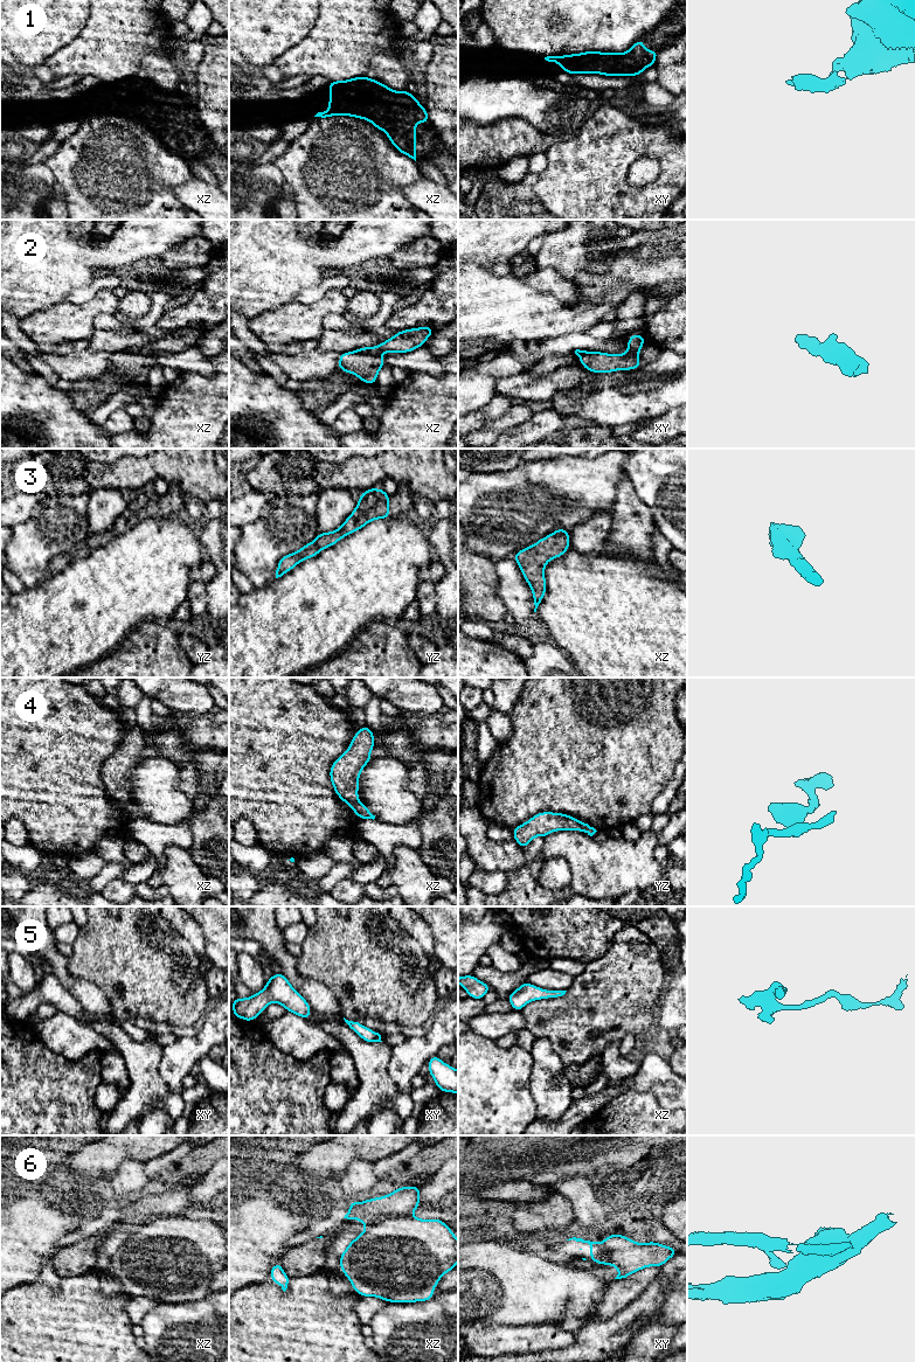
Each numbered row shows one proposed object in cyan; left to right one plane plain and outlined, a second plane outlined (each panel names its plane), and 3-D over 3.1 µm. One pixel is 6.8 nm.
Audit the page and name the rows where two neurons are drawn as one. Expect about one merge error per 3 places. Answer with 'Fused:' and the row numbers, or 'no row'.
Fused: 6

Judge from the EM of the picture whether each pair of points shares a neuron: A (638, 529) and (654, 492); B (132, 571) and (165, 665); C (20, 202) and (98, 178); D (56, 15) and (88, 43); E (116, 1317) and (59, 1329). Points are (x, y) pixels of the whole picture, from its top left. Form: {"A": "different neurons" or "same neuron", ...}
{"A": "different neurons", "B": "different neurons", "C": "different neurons", "D": "different neurons", "E": "same neuron"}

